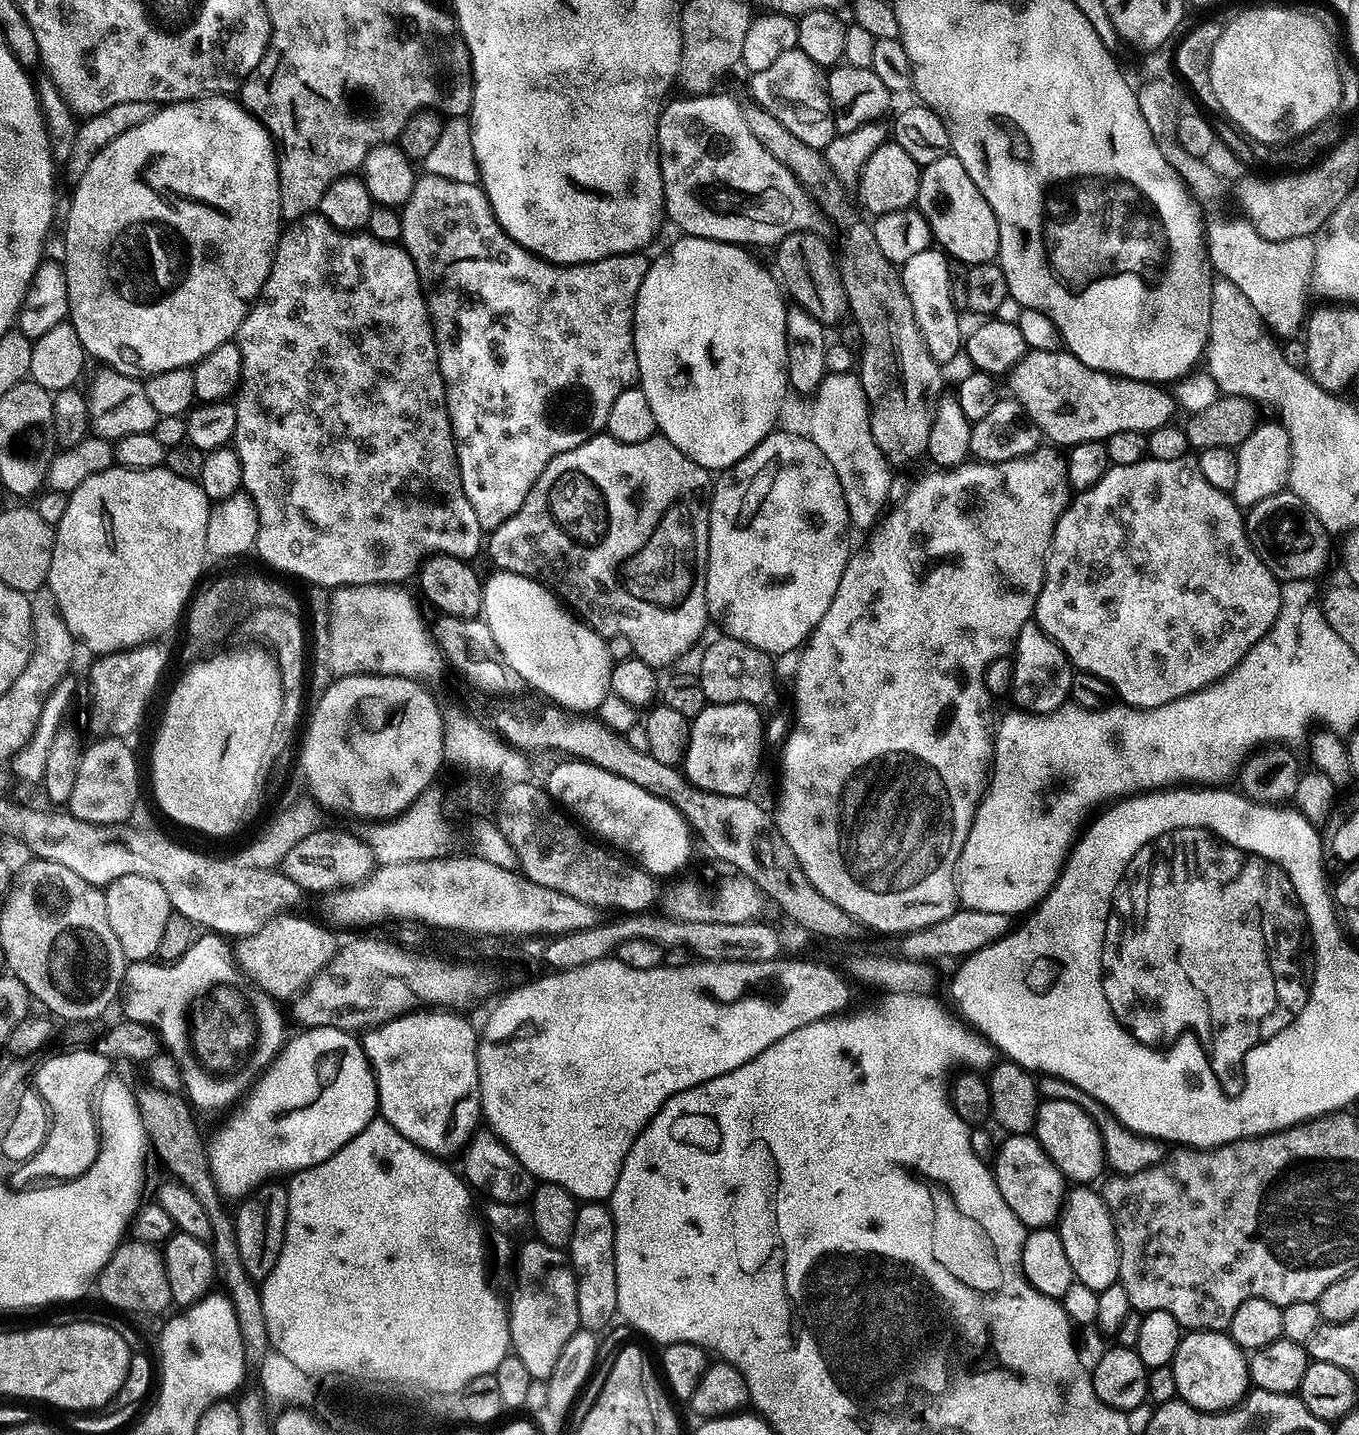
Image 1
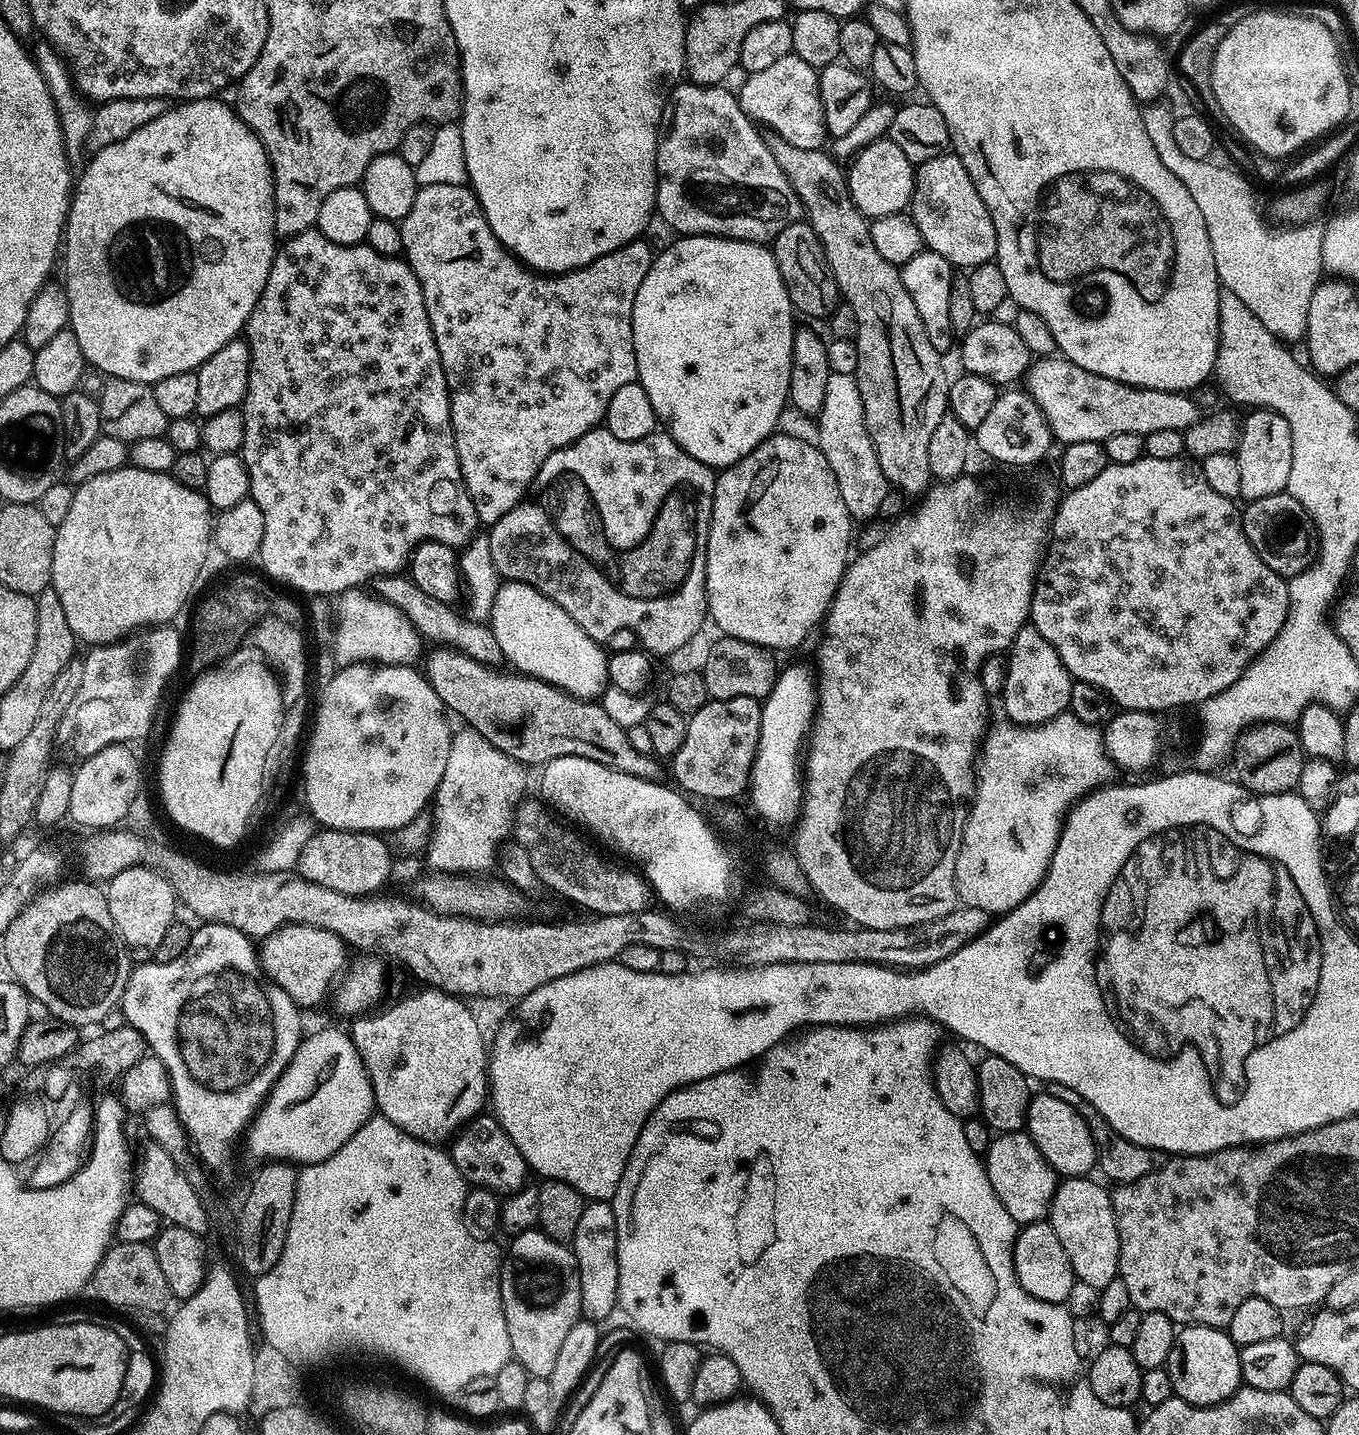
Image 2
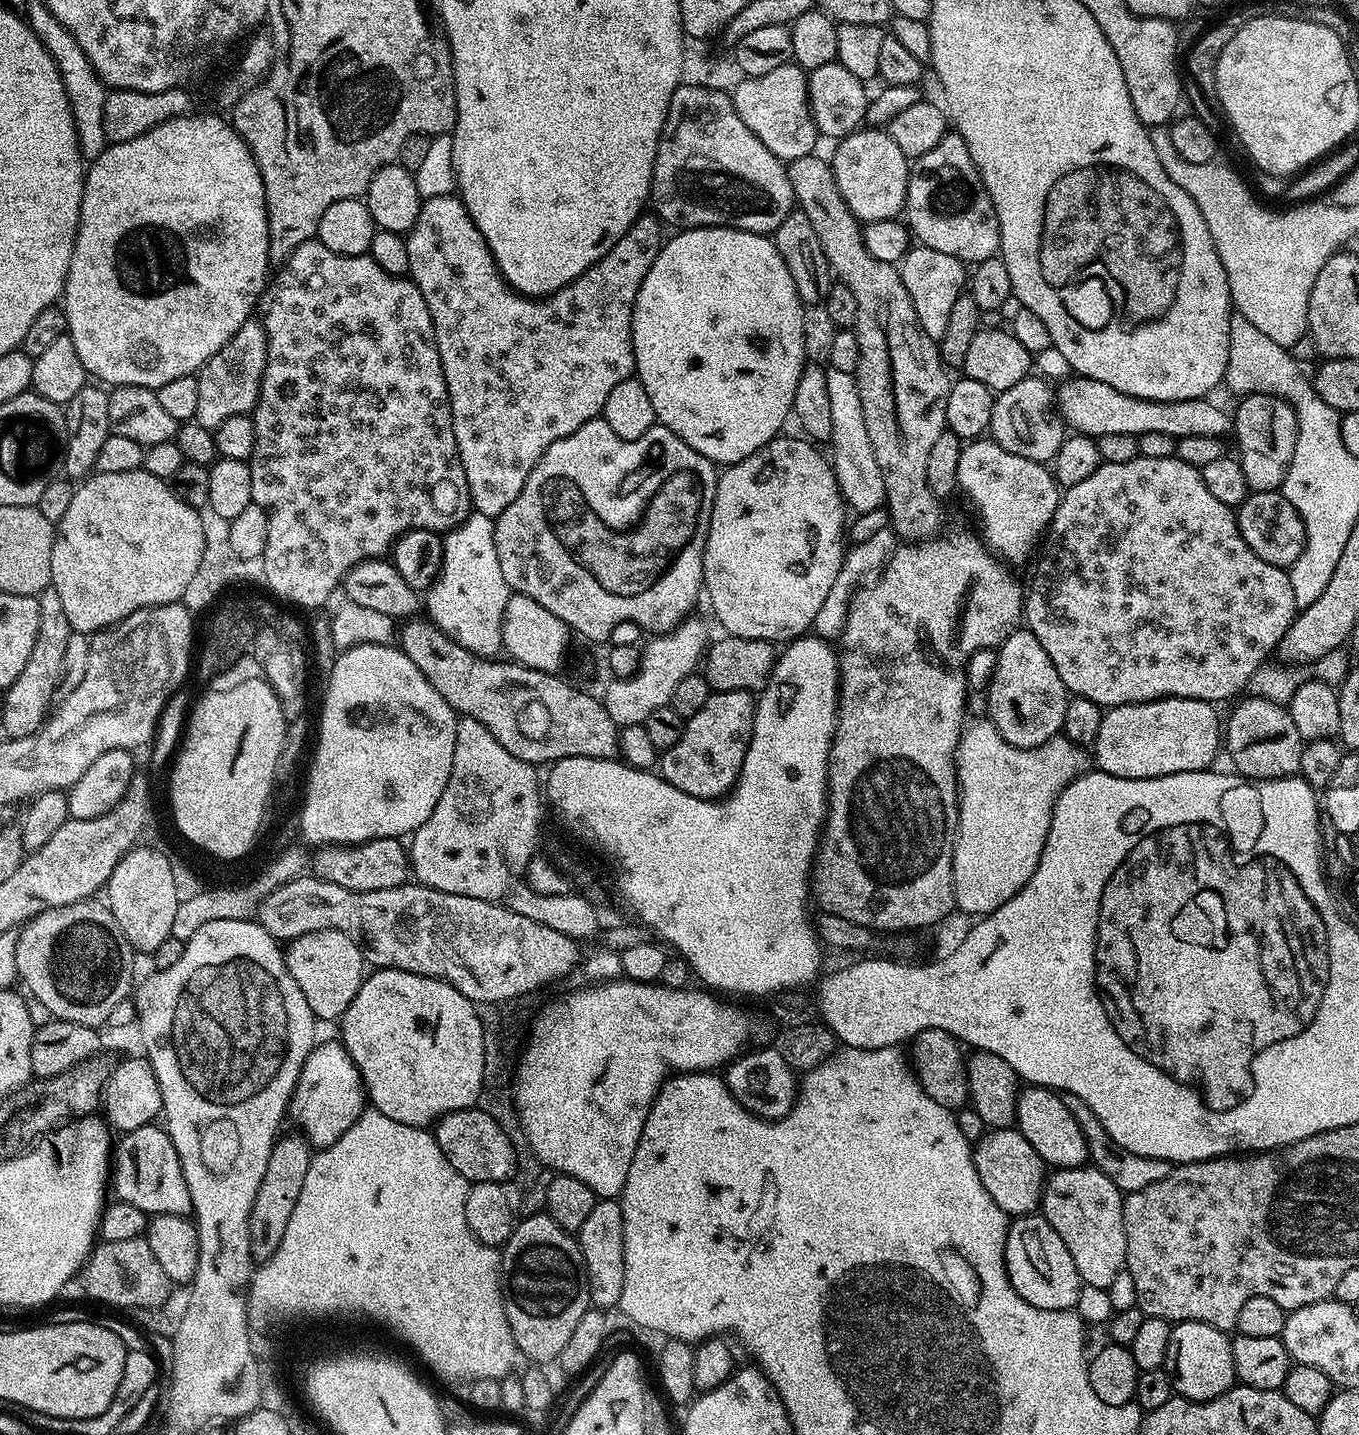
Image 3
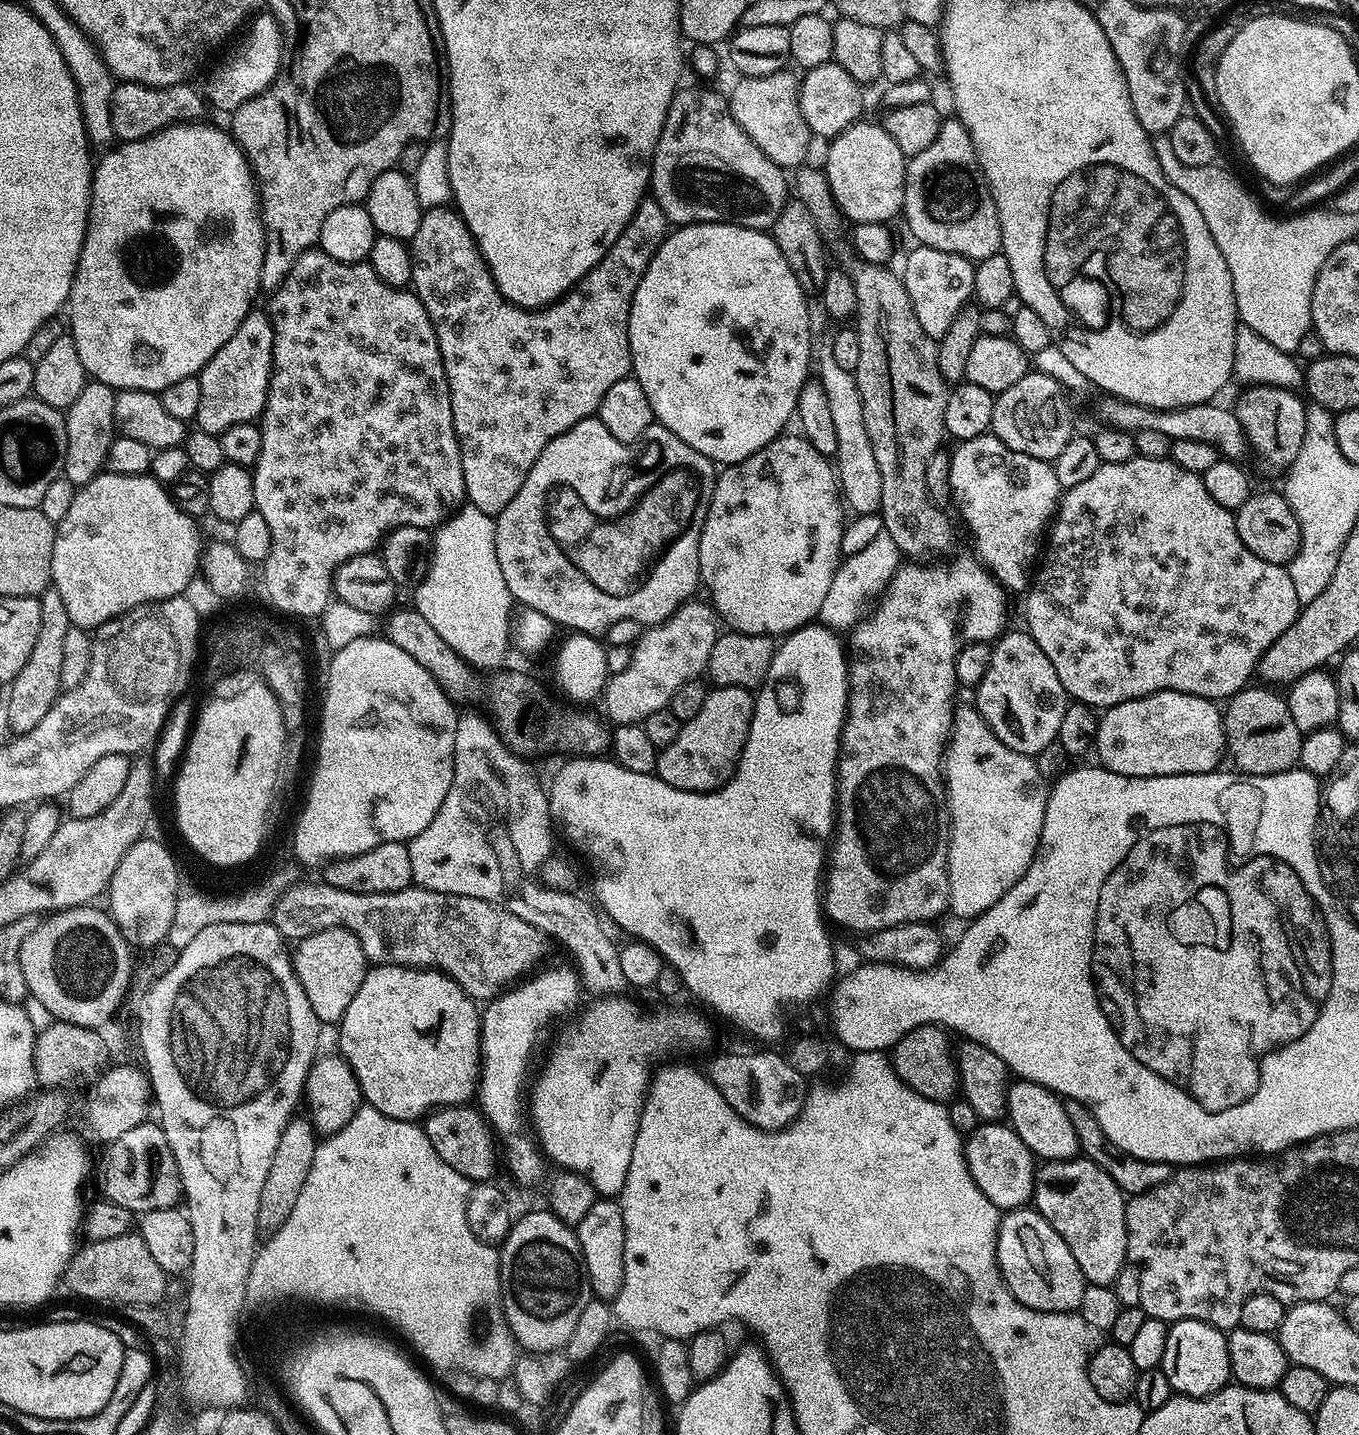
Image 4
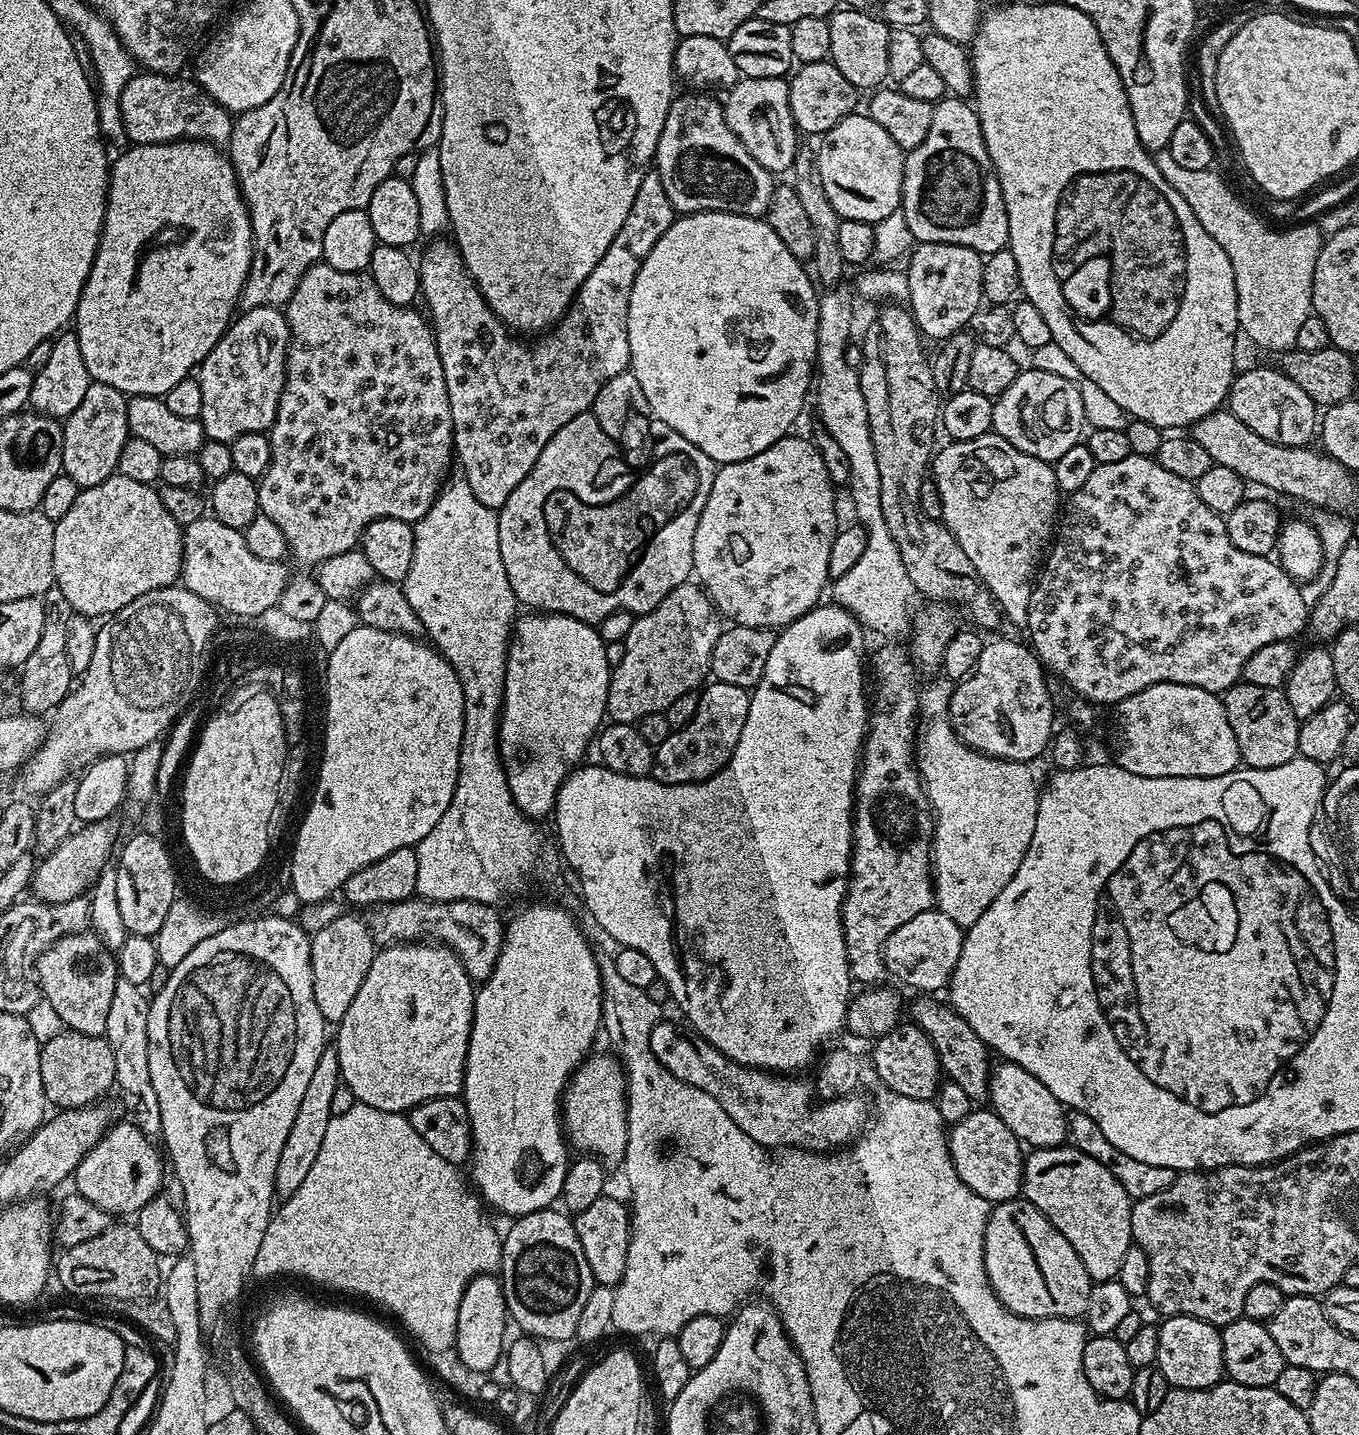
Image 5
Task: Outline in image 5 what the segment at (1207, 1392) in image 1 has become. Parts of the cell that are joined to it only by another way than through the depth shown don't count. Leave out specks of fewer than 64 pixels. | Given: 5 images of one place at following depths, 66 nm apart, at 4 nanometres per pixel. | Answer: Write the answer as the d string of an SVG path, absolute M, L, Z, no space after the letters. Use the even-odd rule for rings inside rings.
M1169 1316L1158 1328L1155 1367L1172 1388L1212 1388L1221 1383L1224 1371L1221 1329L1193 1316Z

